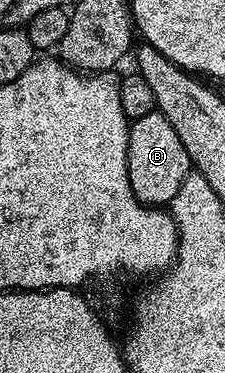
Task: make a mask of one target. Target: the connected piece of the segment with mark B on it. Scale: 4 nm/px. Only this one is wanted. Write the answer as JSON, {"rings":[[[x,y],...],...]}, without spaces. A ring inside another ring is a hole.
{"rings":[[[158,110],[145,114],[145,118],[130,121],[127,133],[127,169],[129,186],[141,203],[148,206],[167,206],[171,199],[181,190],[181,182],[193,170],[193,165],[181,138],[173,130],[169,118]]]}

